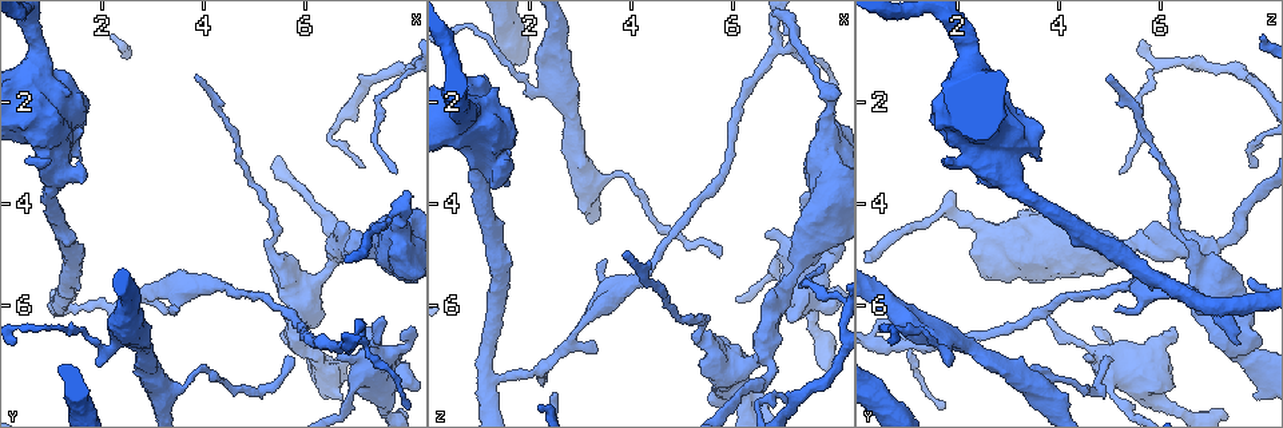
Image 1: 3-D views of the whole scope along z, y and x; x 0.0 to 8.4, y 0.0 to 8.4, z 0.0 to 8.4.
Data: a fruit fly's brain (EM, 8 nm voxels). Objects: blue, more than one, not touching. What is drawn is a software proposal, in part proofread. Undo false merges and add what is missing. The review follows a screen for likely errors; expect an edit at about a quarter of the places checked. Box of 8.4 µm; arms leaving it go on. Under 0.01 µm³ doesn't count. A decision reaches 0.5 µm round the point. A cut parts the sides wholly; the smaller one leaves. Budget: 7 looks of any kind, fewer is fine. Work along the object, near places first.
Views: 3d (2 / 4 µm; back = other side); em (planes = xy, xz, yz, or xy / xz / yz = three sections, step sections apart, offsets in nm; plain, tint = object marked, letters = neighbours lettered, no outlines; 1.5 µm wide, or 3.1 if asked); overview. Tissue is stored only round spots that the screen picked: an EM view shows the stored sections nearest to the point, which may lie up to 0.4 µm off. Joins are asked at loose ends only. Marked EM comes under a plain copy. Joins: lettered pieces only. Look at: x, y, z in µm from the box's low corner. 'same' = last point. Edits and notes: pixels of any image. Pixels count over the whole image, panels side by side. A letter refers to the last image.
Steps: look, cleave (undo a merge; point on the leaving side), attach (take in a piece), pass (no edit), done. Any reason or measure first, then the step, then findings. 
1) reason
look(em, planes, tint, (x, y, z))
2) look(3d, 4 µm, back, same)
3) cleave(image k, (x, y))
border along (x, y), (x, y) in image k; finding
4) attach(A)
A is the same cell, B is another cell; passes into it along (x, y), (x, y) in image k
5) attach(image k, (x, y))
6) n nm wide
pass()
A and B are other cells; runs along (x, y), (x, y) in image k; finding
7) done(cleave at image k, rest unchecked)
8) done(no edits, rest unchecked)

thin neck
look(3d, 4 µm, (6.85, 6.70, 1.00))

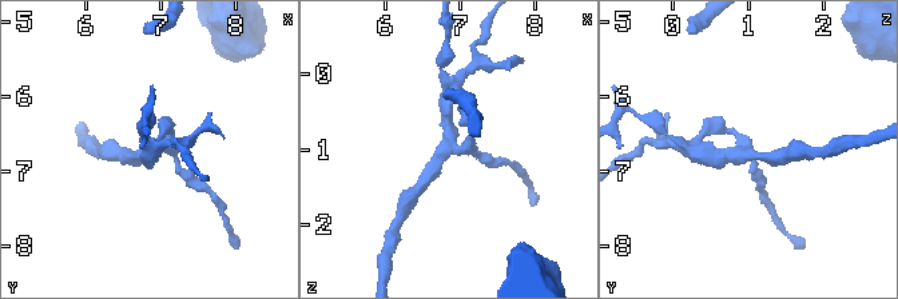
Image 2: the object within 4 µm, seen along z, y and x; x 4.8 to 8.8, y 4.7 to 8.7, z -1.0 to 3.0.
3 arms
look(em, xz, step 4, tint, (6.85, 6.75, 1.00))

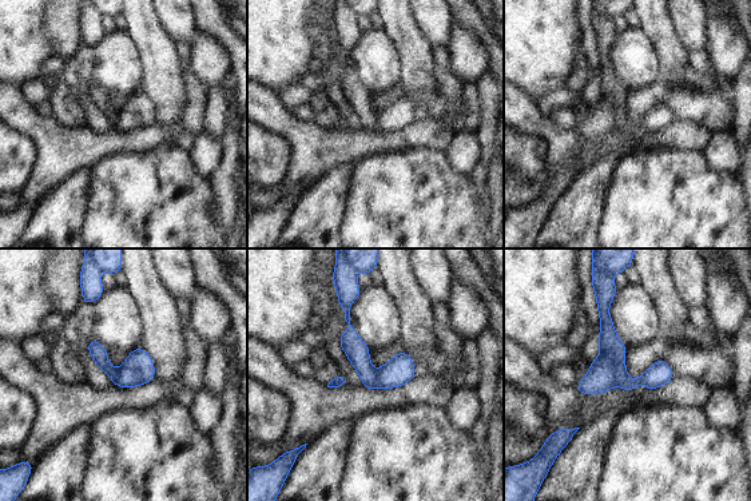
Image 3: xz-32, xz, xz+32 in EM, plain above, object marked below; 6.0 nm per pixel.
look(em, planes, letters, same)

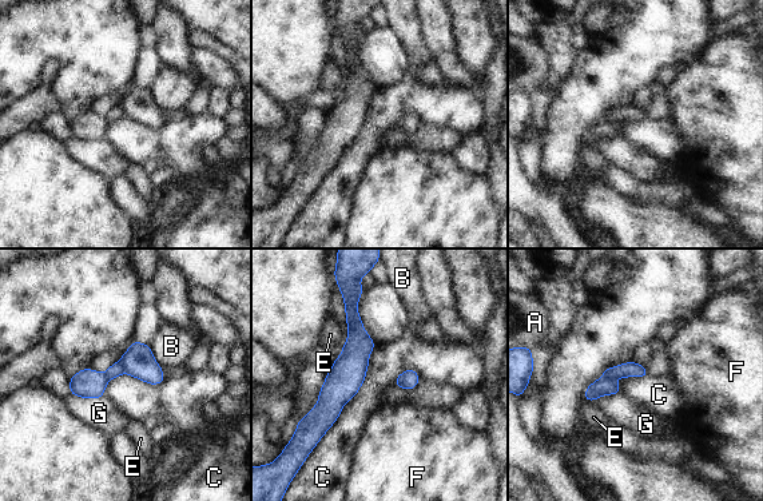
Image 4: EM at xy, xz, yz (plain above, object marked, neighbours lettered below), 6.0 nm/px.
cleave(image 4, (352, 303))
A, B, C, E, F and G are other cells; border along (358, 297), (352, 295), (345, 302) in image 4; two cells meet here

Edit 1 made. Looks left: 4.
a fork
look(em, xz, step 8, letters, (6.65, 4.95, 6.90))

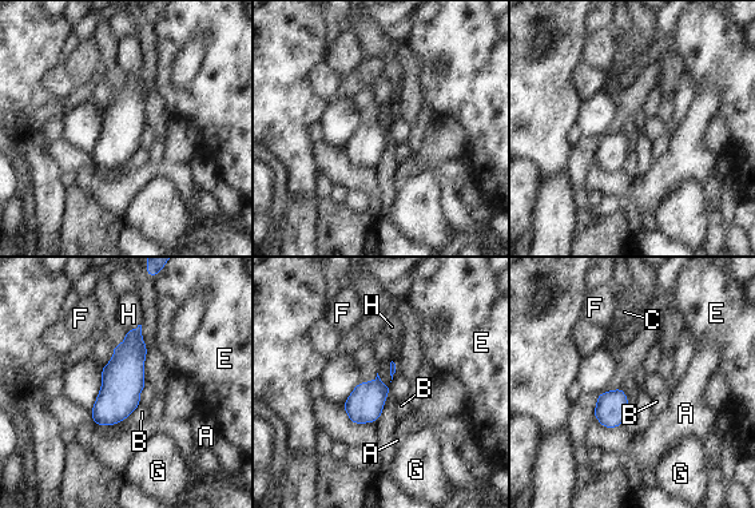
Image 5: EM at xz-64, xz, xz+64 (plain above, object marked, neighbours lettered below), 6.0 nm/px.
260 nm wide
pass()
A, B, C, E, F, G and H are other cells; border along (140, 404), (119, 421), (102, 425) in image 5; one cell here

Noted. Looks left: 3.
thin end
look(em, planes, letters, (7.50, 6.15, 3.80))

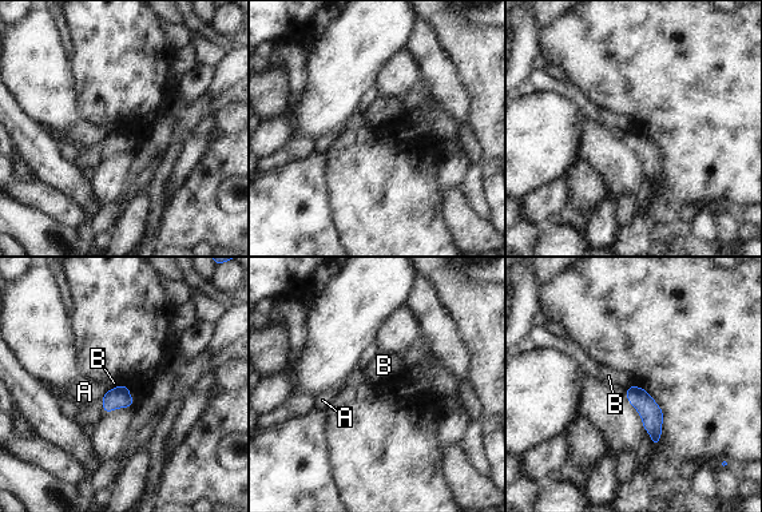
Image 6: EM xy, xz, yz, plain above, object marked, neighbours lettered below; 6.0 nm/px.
120 nm wide
pass()
A and B are other cells; no lettered piece goes on from it

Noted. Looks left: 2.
done(cleave at image 4, rest unchecked)

